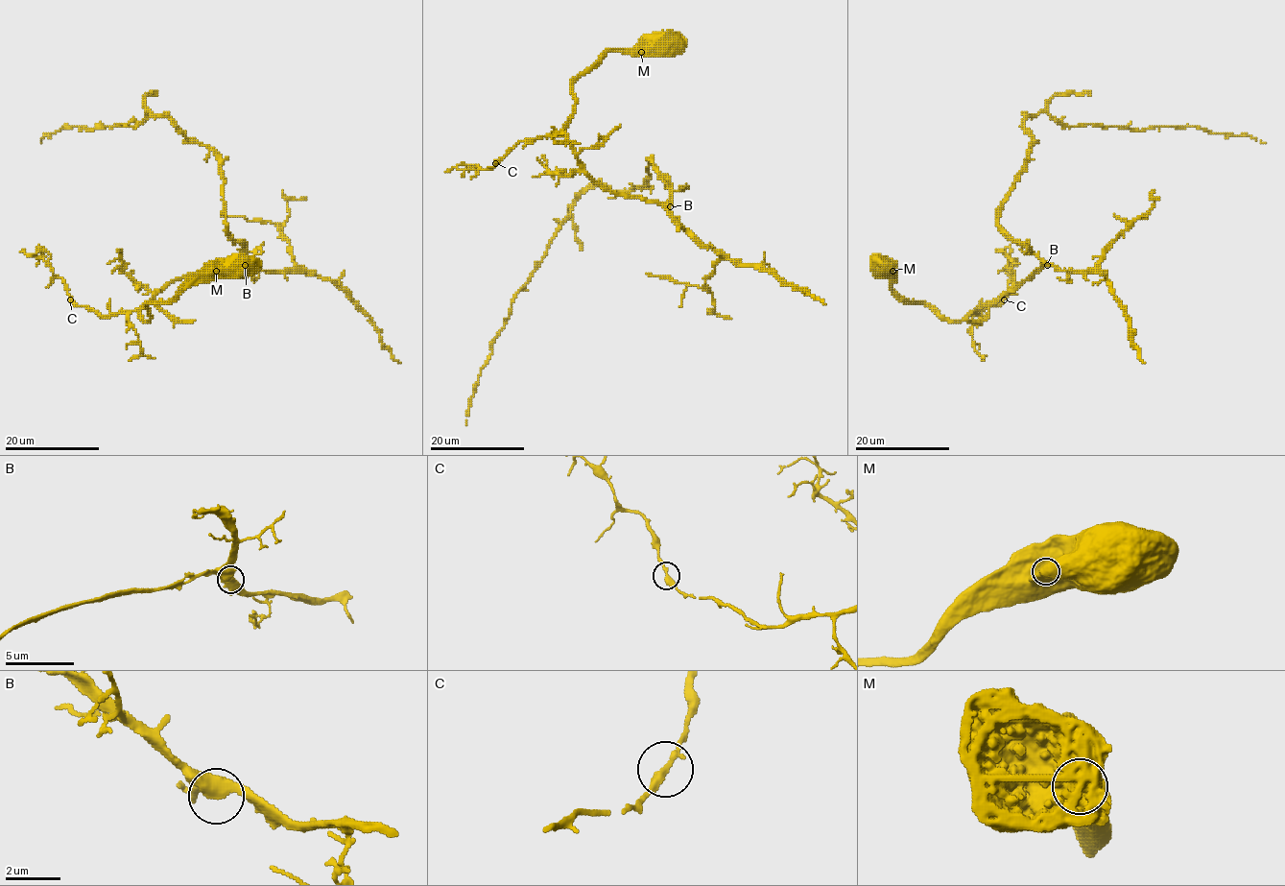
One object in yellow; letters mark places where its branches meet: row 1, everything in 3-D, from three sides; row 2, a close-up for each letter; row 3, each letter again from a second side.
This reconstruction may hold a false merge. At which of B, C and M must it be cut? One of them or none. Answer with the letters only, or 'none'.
none

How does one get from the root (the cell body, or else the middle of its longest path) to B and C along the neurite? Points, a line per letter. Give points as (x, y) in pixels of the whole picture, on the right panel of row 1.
B: (882, 269), (905, 300), (920, 300), (945, 319), (960, 321), (1047, 265)
C: (882, 269), (905, 300), (930, 304), (953, 321), (975, 310), (979, 316), (1004, 299)

